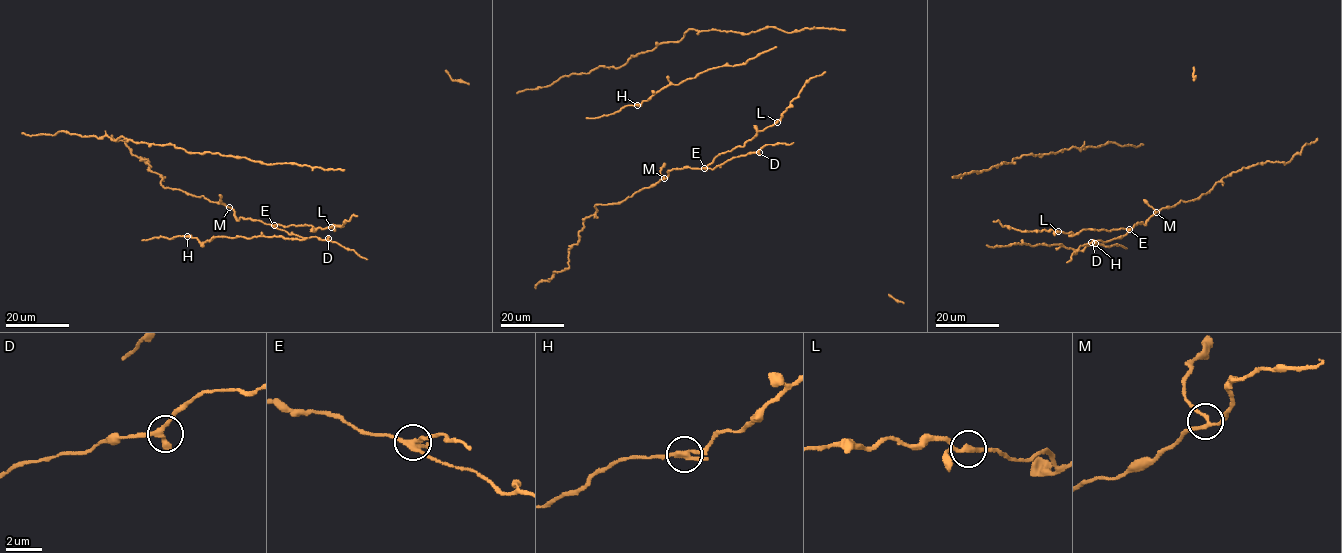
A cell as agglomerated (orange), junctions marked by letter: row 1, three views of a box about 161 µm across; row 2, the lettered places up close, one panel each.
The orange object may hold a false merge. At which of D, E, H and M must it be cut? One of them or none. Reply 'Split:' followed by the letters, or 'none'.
Split: E

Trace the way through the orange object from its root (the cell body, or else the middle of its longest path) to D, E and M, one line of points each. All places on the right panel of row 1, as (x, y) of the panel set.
D: (1002, 224), (1022, 231), (1054, 230), (1074, 234), (1087, 229), (1128, 230), (1120, 238), (1091, 242)
E: (1002, 224), (1022, 231), (1054, 230), (1074, 234), (1087, 229), (1129, 229)
M: (1002, 224), (1022, 231), (1054, 230), (1076, 234), (1087, 229), (1130, 229), (1142, 221), (1145, 225), (1156, 212)

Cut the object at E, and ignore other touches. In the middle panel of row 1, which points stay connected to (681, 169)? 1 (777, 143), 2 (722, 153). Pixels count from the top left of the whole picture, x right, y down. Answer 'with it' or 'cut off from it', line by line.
1: with it
2: cut off from it

